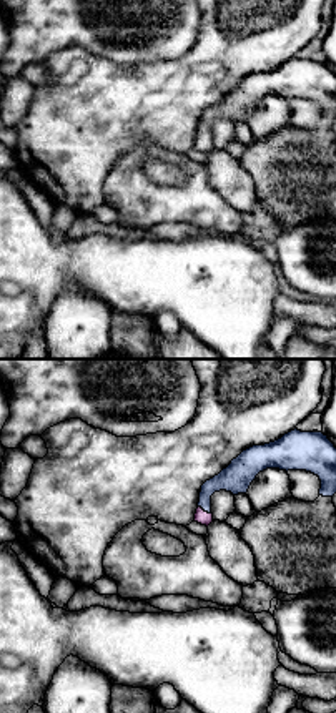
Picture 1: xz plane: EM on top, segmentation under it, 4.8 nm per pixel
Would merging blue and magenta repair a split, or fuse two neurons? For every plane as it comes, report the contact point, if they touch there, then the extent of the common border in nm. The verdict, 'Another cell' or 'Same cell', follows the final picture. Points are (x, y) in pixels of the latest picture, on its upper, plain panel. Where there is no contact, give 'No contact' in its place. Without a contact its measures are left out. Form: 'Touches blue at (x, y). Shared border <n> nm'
Touches blue at (205, 138). Shared border 80 nm

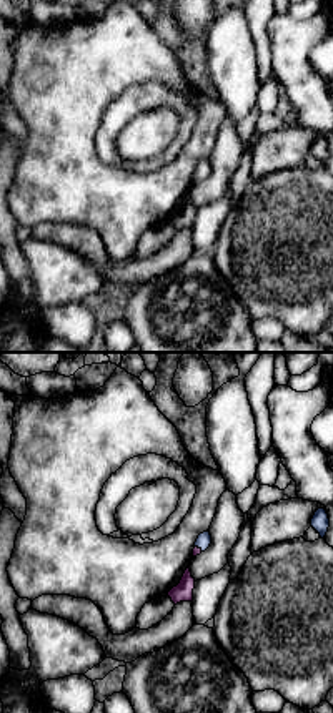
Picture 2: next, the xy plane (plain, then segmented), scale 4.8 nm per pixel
Touches blue at (198, 175). Shared border 50 nm

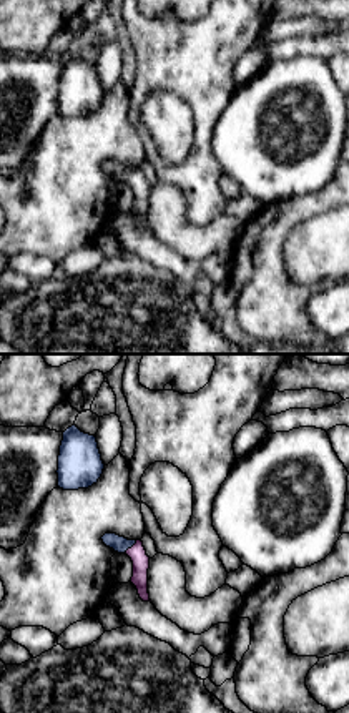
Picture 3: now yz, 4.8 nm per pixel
Touches blue at (130, 175). Shared border 90 nm

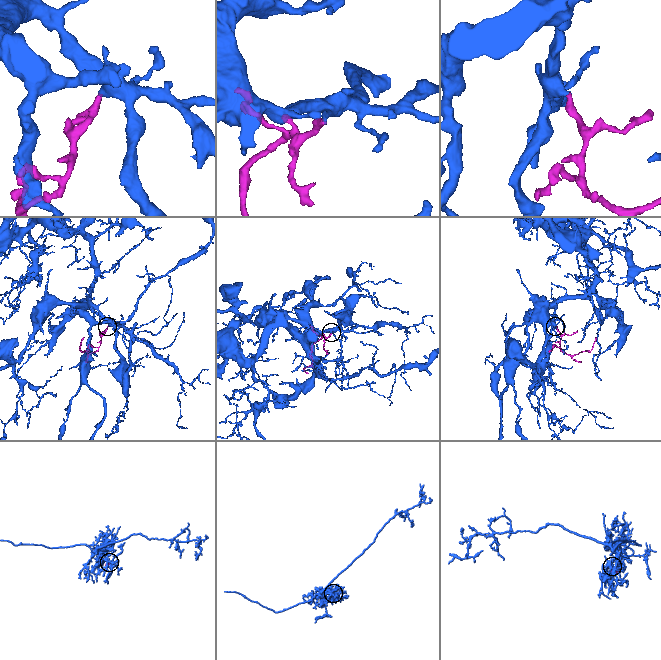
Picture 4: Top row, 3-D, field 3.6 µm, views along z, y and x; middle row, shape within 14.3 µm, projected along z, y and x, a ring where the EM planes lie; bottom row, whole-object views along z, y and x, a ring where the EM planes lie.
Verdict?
Same cell

